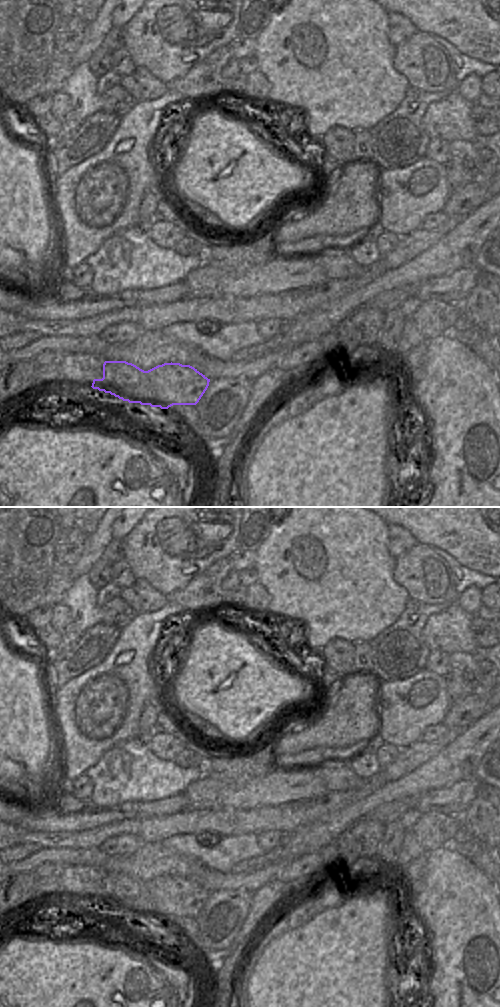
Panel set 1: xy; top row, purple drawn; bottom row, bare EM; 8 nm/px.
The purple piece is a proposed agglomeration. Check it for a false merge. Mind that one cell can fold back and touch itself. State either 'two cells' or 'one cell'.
two cells

